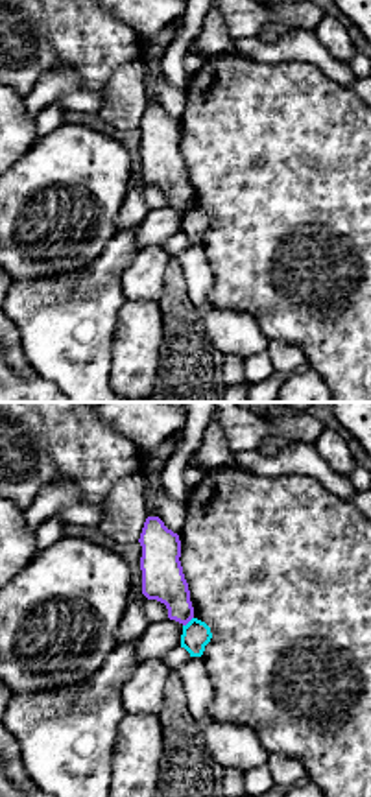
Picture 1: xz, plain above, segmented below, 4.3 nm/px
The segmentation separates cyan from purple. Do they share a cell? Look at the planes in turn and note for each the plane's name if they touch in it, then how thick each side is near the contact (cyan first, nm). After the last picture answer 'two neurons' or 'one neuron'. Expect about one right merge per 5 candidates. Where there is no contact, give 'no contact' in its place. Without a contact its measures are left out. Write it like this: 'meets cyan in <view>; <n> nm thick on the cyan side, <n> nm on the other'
meets cyan in xz; 120 nm thick on the cyan side, 190 nm on the other

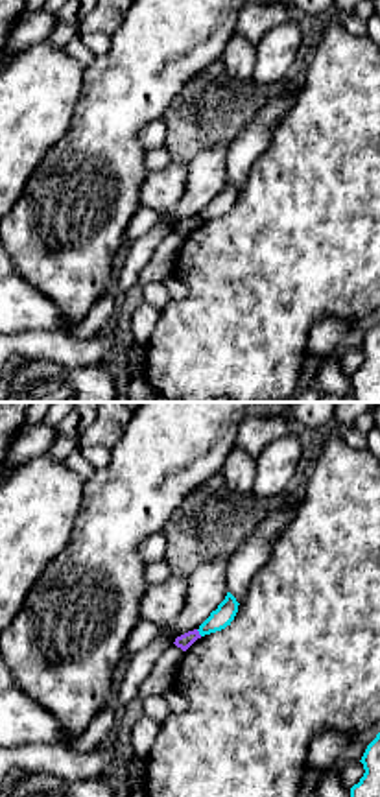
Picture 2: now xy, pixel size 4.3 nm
meets cyan in xy; 90 nm thick on the cyan side, 70 nm on the other

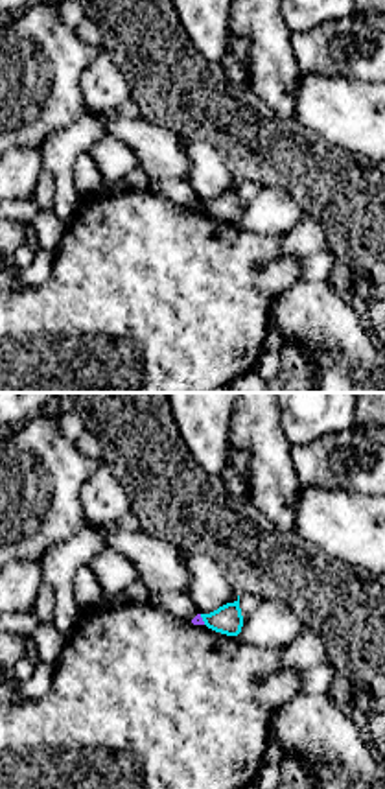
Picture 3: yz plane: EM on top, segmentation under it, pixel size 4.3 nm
meets cyan in yz; 130 nm thick on the cyan side, 50 nm on the other

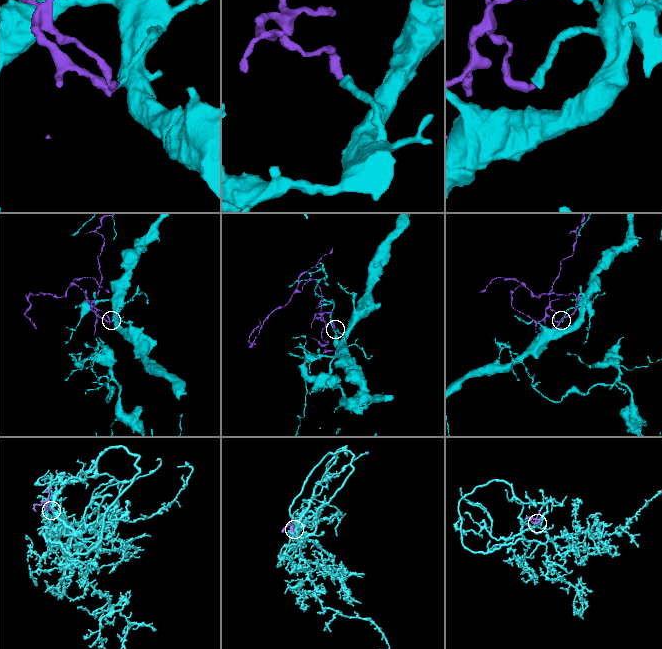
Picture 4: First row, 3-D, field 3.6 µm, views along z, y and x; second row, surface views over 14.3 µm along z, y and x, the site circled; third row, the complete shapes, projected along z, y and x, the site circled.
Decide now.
two neurons

